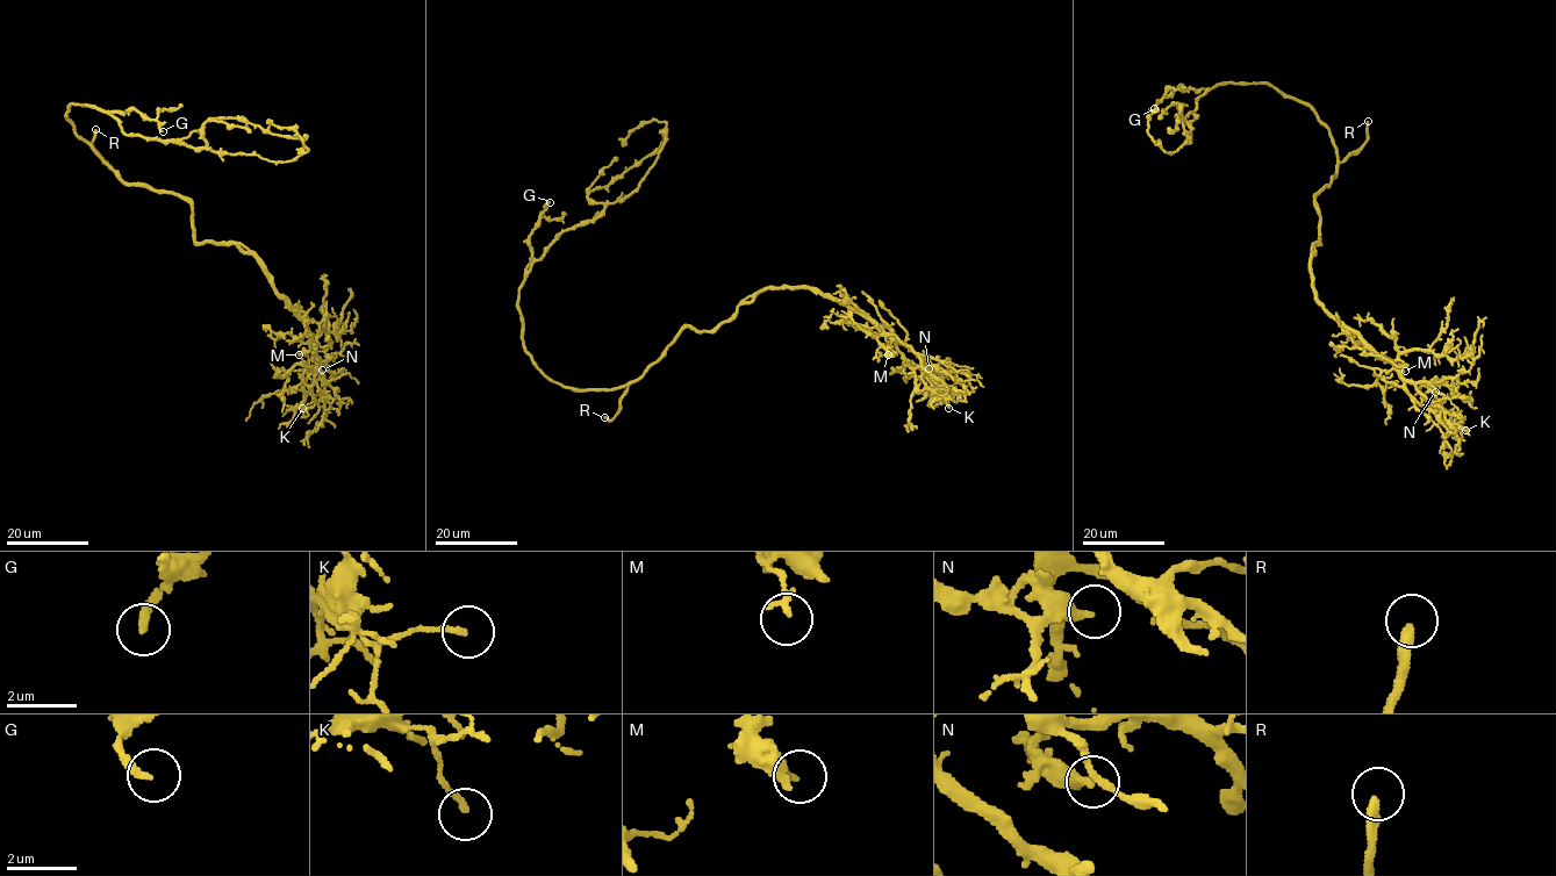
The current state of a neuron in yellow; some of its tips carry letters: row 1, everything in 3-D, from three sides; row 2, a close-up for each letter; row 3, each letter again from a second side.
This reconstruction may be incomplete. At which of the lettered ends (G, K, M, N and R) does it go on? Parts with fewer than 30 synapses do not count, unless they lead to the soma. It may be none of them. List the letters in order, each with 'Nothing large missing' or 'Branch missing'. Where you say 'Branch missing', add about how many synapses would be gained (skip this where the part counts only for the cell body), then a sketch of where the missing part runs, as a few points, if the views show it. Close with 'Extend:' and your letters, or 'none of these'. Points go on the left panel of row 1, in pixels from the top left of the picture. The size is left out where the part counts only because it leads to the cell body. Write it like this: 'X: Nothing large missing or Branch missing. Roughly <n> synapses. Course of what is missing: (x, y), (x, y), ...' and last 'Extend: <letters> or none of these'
G: Branch missing. Roughly 30 synapses. Course of what is missing: (163, 131), (187, 123), (193, 103)
K: Nothing large missing
M: Nothing large missing
N: Nothing large missing
R: Branch missing. Course of what is missing: (95, 129), (83, 91), (85, 43)
Extend: G, R

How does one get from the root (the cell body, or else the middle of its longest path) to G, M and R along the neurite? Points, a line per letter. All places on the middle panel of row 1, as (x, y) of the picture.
G: (628, 383), (610, 389), (561, 386), (544, 374), (525, 351), (518, 289), (531, 257), (529, 235), (550, 202)
M: (628, 383), (686, 327), (710, 331), (767, 288), (814, 287), (830, 295), (876, 324), (890, 339), (888, 354)
R: (628, 383), (616, 416), (611, 419), (604, 417)

